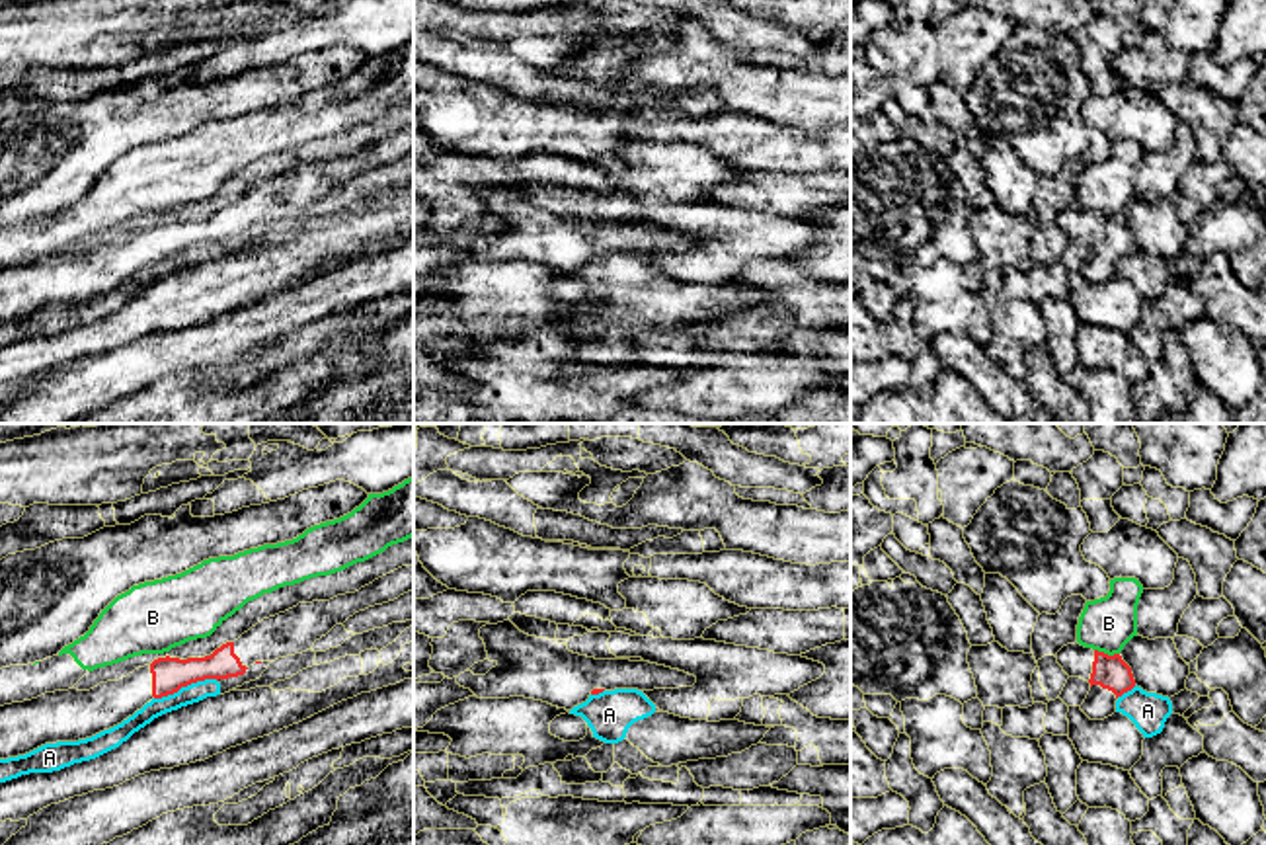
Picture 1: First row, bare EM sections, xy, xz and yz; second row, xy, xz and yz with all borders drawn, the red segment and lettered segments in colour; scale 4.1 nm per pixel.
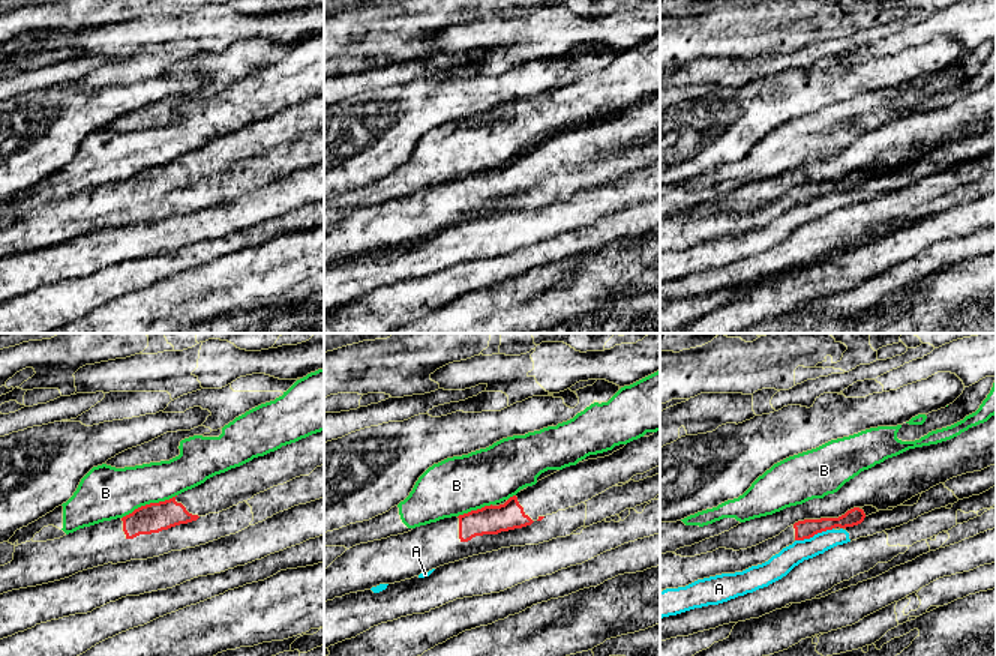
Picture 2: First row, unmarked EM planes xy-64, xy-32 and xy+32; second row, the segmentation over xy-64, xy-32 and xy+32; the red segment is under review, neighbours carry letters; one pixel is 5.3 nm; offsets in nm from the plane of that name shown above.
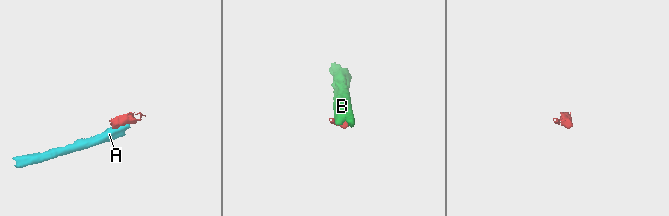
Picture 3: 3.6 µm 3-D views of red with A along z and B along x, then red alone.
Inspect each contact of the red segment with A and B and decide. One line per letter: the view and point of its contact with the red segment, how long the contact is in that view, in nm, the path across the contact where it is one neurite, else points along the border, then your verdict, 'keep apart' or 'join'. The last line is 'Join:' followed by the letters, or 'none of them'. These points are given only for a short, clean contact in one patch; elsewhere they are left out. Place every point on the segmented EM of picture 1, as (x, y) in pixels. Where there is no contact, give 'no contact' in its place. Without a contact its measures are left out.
A: contact xy (186, 685); length 280 nm; border xy (217, 680), (197, 680), (155, 699); keep apart
B: contact yz (1107, 654); length 110 nm; border yz (1095, 648), (1118, 654); keep apart
Join: none of them

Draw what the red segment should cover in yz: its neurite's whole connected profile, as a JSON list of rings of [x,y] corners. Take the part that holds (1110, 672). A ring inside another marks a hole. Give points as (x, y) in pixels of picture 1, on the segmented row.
[[[1133,636],[1120,654],[1094,650],[1090,687],[1100,685],[1118,697],[1135,685],[1147,693],[1174,697],[1186,689],[1190,665],[1180,658],[1172,638]]]

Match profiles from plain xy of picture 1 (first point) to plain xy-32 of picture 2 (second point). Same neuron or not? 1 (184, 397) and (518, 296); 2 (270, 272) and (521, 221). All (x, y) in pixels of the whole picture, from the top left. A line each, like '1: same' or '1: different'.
1: same
2: same

